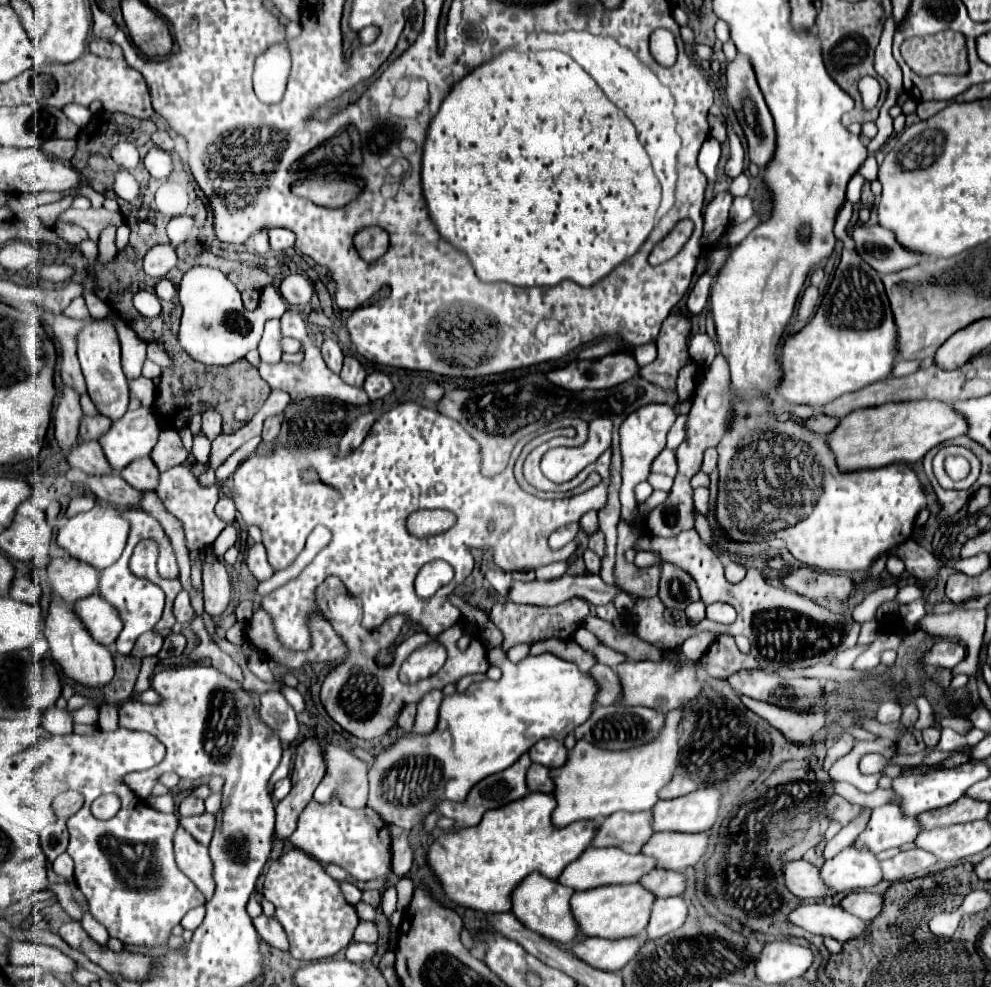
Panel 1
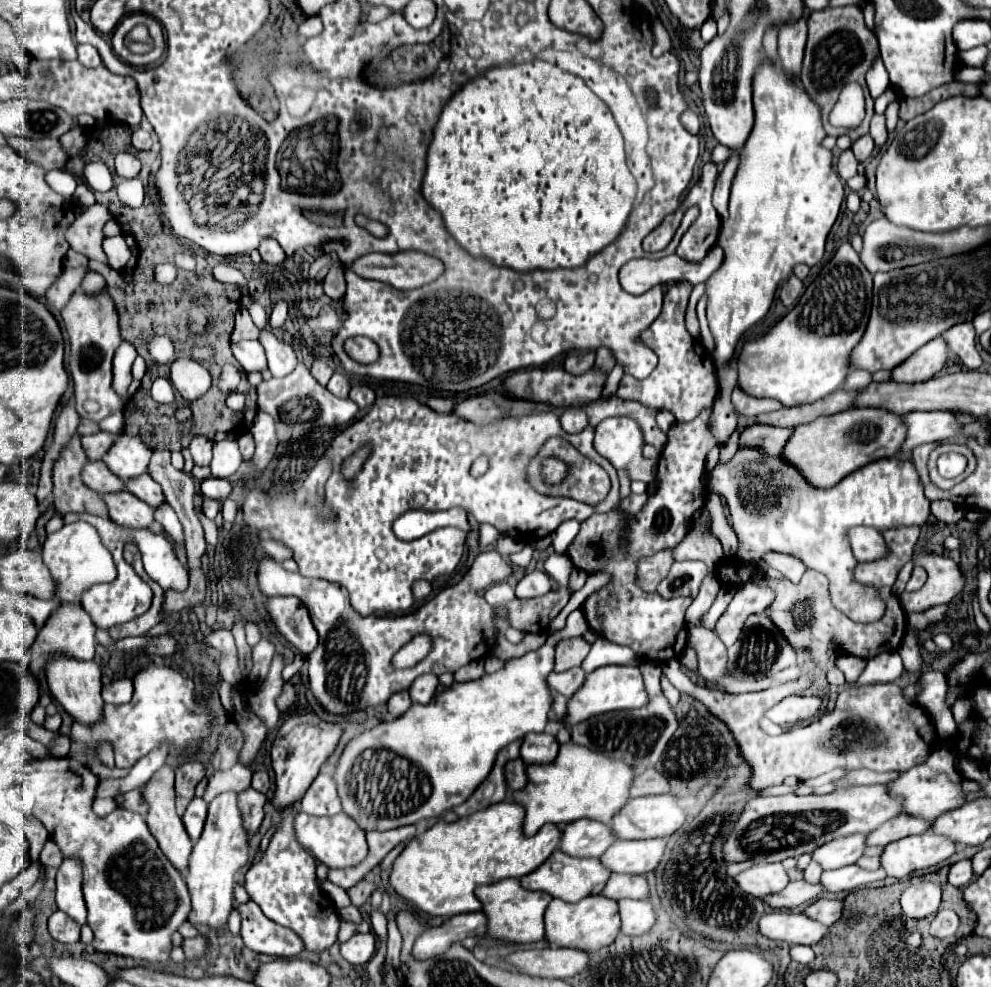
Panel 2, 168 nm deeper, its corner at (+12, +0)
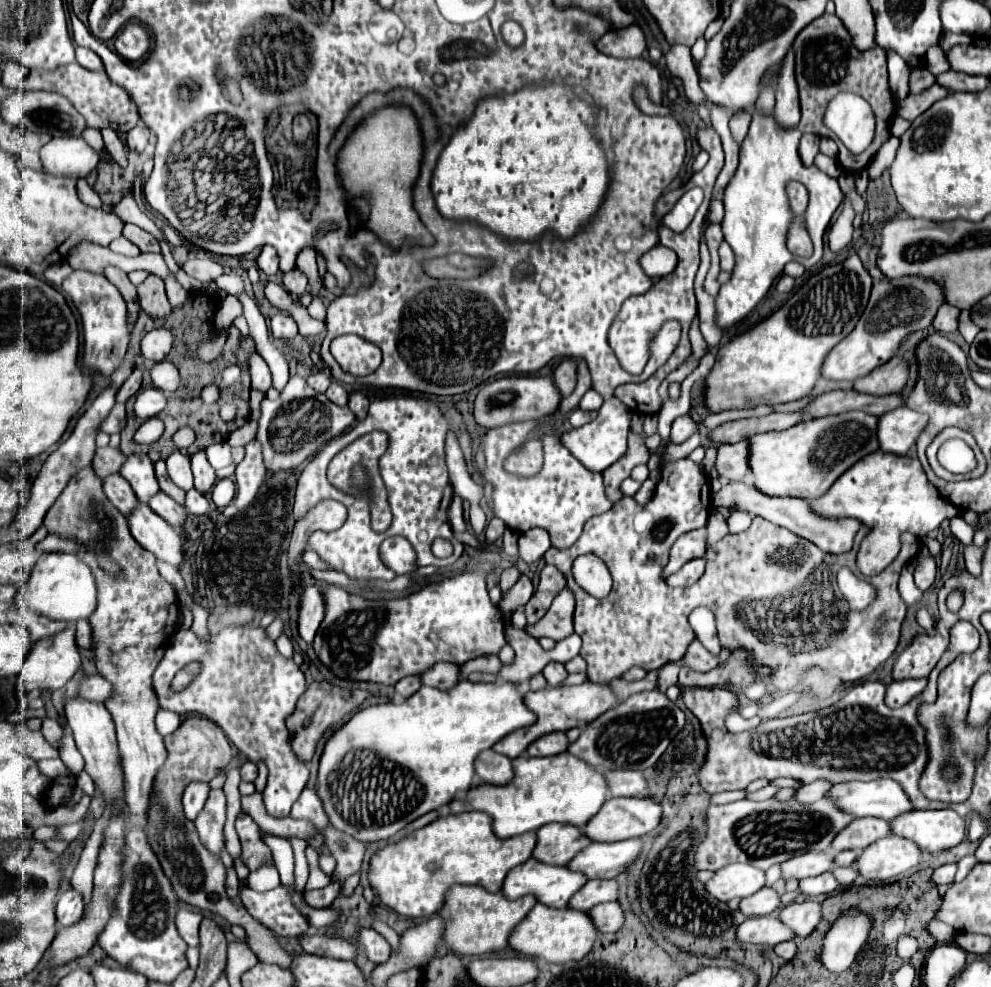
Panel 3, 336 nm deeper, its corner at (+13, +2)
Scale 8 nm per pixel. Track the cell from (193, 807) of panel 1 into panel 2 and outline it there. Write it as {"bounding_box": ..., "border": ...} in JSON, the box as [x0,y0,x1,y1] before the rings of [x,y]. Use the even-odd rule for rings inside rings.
{"bounding_box":[176,763,206,815],"border":[[[186,763],[176,771],[176,811],[184,815],[188,803],[194,799],[194,787],[206,775],[200,763]]]}

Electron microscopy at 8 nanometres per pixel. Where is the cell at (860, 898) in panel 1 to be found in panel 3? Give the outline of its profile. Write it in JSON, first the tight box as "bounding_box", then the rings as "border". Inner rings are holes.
{"bounding_box":[779,901,821,937],"border":[[[817,901],[791,903],[781,909],[779,921],[785,921],[787,927],[795,929],[797,937],[807,937],[821,921],[821,905]]]}

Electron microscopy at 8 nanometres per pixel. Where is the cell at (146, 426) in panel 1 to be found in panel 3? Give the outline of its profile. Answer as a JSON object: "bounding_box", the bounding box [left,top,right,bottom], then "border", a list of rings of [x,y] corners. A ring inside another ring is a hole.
{"bounding_box":[121,455,161,503],"border":[[[129,455],[121,467],[121,475],[129,481],[141,503],[149,503],[149,499],[161,491],[153,471],[153,463],[147,455]]]}

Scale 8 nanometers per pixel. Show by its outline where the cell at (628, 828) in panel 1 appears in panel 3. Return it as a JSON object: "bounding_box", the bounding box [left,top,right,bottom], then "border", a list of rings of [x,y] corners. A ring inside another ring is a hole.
{"bounding_box":[533,823,591,865],"border":[[[549,823],[537,829],[537,845],[533,849],[533,859],[549,865],[565,865],[591,841],[575,825]]]}

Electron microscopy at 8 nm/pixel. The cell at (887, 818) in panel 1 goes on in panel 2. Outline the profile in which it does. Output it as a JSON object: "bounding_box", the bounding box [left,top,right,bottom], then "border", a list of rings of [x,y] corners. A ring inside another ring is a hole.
{"bounding_box":[812,835,868,869],"border":[[[846,835],[840,839],[832,839],[828,843],[824,843],[822,847],[818,847],[812,853],[812,859],[818,861],[824,869],[840,869],[846,865],[856,863],[864,851],[866,851],[866,839],[868,835]]]}

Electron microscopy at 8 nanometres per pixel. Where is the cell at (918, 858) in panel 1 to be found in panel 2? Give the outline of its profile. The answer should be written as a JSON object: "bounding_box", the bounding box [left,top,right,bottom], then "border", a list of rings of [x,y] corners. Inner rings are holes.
{"bounding_box":[822,865,886,893],"border":[[[848,865],[848,867],[842,867],[842,869],[822,873],[822,885],[832,893],[854,891],[862,885],[868,885],[868,883],[880,881],[880,879],[886,879],[884,871],[880,871],[880,867],[876,871],[866,871],[858,865]]]}

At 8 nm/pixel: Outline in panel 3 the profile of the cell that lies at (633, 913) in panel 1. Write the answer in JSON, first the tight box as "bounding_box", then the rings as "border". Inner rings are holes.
{"bounding_box":[509,903,597,965],"border":[[[537,903],[531,913],[521,921],[519,927],[515,927],[515,933],[511,933],[509,947],[521,955],[533,957],[533,959],[543,959],[549,965],[553,963],[567,963],[567,961],[579,961],[583,959],[593,943],[597,939],[597,929],[593,921],[587,917],[585,911],[575,911],[575,909],[553,909]]]}

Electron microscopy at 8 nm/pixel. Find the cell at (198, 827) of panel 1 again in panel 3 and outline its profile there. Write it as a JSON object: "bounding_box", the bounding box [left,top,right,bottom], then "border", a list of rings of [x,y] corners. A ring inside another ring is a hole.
{"bounding_box":[183,783,209,821],"border":[[[191,783],[191,785],[187,785],[187,789],[183,793],[183,807],[185,807],[187,819],[195,821],[195,817],[203,809],[207,797],[209,797],[209,785],[207,783]]]}

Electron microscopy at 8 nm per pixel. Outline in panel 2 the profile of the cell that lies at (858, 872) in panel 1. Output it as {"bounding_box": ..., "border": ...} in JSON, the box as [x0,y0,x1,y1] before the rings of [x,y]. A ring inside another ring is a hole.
{"bounding_box":[764,879,824,909],"border":[[[798,879],[798,881],[792,881],[780,893],[764,897],[764,901],[772,907],[778,907],[778,909],[792,909],[792,907],[798,907],[802,903],[816,899],[820,893],[824,893],[822,883],[808,883],[806,879]]]}

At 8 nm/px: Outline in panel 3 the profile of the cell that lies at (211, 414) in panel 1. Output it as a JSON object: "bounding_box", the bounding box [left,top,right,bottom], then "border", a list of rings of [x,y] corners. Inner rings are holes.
{"bounding_box":[191,451,217,495],"border":[[[203,451],[199,453],[193,453],[191,455],[191,463],[193,463],[193,477],[195,477],[195,489],[201,493],[201,495],[207,495],[215,481],[217,481],[217,475],[213,471],[213,467],[209,465],[207,457]]]}

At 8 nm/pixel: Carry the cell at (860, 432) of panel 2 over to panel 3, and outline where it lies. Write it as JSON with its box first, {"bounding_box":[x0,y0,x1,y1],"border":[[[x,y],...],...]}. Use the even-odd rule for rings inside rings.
{"bounding_box":[747,411,879,499],"border":[[[849,411],[841,415],[819,417],[811,421],[801,421],[785,431],[769,431],[759,433],[747,439],[749,443],[749,469],[755,477],[755,487],[771,497],[801,497],[801,499],[817,499],[859,459],[879,449],[877,441],[877,419],[863,411]]]}

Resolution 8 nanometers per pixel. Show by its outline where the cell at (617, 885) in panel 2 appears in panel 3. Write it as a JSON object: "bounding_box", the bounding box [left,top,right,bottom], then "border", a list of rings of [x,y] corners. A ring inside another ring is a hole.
{"bounding_box":[569,881,617,911],"border":[[[587,881],[587,885],[583,885],[583,889],[579,889],[579,893],[575,893],[575,897],[571,897],[569,907],[579,909],[579,911],[587,911],[599,903],[605,901],[615,901],[617,899],[617,881]]]}

